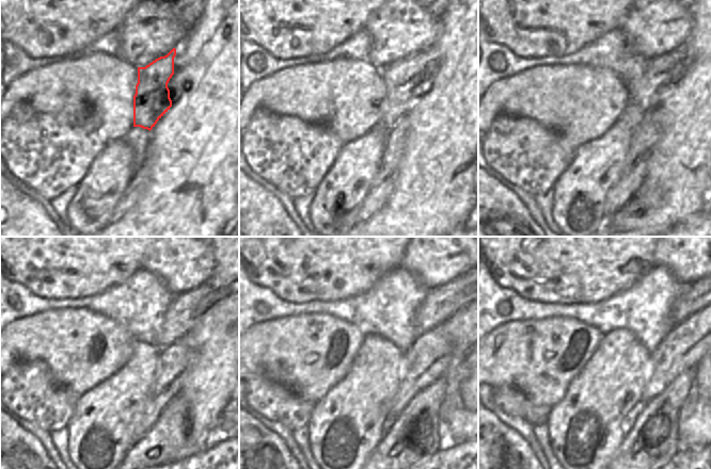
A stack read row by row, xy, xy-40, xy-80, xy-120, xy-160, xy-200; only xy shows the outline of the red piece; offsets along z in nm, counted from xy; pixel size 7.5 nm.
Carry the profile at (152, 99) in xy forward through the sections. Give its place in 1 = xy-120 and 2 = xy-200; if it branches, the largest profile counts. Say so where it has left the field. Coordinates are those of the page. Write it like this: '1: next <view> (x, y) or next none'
1: next xy-120 (187, 309)
2: next xy-200 (695, 296)

